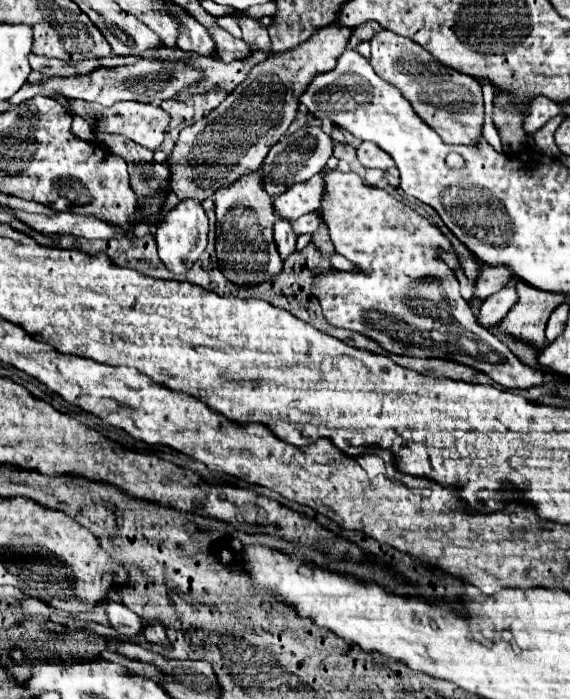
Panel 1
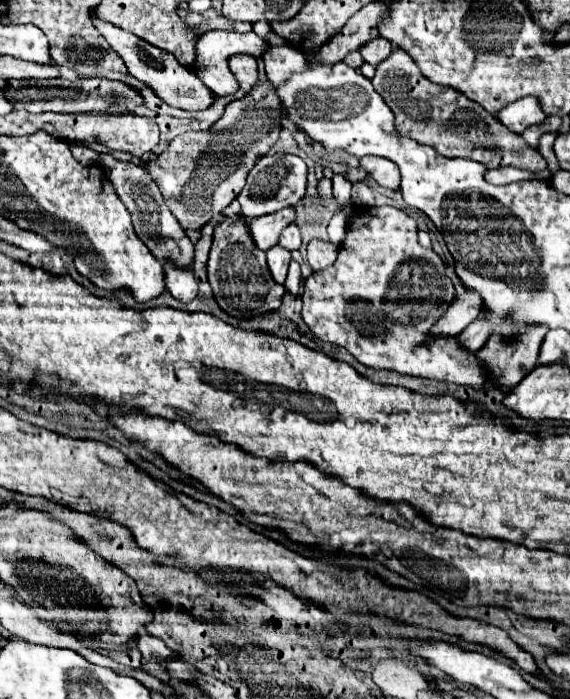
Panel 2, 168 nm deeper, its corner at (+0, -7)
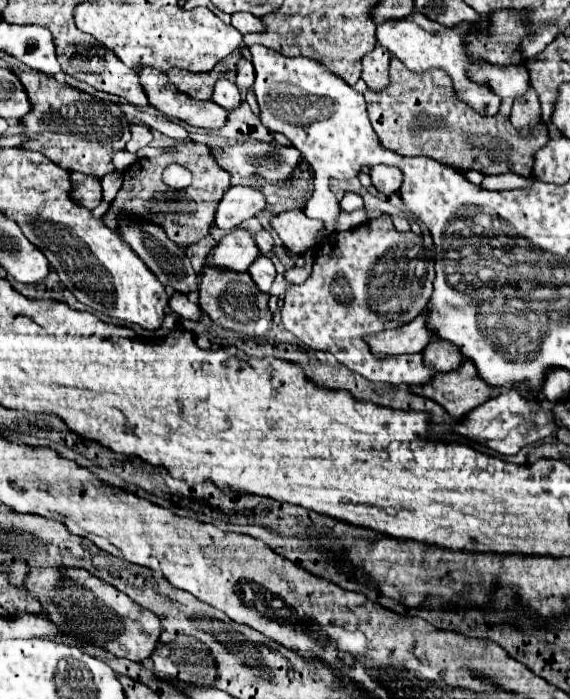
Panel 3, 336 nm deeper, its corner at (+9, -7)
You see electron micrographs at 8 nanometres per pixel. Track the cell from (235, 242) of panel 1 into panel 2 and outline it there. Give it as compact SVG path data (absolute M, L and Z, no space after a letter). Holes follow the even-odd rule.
M237 213L235 217L227 215L223 221L219 221L215 225L213 247L207 261L209 283L213 287L213 295L219 307L227 313L241 311L245 317L277 311L281 305L281 297L285 293L285 287L277 283L269 273L265 251L257 249L257 245L253 243L247 221L249 219L241 213Z

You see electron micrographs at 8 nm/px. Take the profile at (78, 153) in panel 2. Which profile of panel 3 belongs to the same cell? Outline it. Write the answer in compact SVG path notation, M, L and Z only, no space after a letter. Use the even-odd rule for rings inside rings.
M70 173L70 181L72 181L72 191L70 191L72 201L76 201L78 205L82 205L90 211L100 205L100 199L102 199L100 177Z

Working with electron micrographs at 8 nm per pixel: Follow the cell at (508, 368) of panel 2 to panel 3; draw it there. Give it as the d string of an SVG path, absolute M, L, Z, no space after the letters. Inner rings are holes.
M464 361L460 371L444 373L444 375L436 373L430 379L430 383L424 383L418 387L412 385L410 391L420 397L436 401L438 405L442 405L446 409L446 413L460 419L460 417L464 417L464 413L468 413L474 407L478 407L480 403L484 403L490 397L490 391L494 391L494 389L484 385L484 381L480 381L480 377L476 377L476 371L472 369L472 365L468 365L468 361Z

